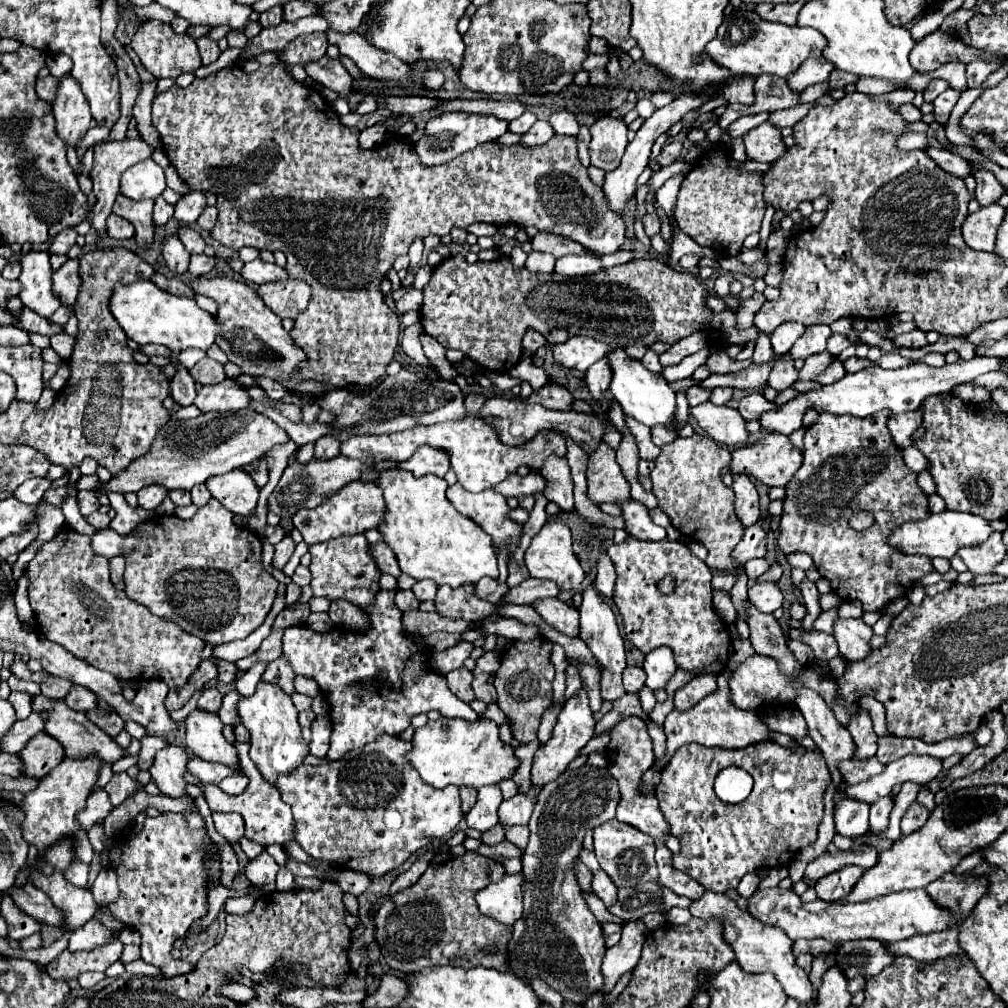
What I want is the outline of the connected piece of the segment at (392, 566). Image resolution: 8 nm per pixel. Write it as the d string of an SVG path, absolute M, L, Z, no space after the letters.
M385 542L373 544L373 546L371 546L371 552L373 552L375 562L377 562L377 566L379 566L381 572L391 574L391 576L395 576L395 578L401 576L401 568L397 566L397 558L395 558L393 550L389 550L389 546L385 546Z

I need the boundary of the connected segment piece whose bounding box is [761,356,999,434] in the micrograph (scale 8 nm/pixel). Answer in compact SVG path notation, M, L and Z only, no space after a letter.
M975 356L971 360L957 360L955 364L945 364L943 368L931 368L927 364L911 364L907 368L899 370L885 370L881 366L871 366L867 370L847 374L843 380L823 386L821 390L811 390L807 394L799 394L787 404L783 404L779 410L765 412L761 416L761 426L771 432L783 432L791 434L803 426L803 414L809 408L815 408L817 412L831 412L831 414L853 414L853 416L871 416L883 408L893 410L893 414L915 410L923 398L939 392L949 392L957 384L971 382L979 374L999 370L999 358L987 358L987 356Z

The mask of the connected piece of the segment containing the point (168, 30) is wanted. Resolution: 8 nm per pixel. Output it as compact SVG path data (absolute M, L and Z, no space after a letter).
M145 20L133 40L131 40L131 48L133 52L139 56L141 64L157 78L177 78L181 74L187 74L187 72L195 72L199 66L201 66L201 58L199 58L199 52L197 52L197 44L193 38L189 38L187 34L177 34L173 32L173 28L161 20Z

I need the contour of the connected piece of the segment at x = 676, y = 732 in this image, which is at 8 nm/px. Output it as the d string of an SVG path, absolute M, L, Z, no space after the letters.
M725 668L717 676L719 688L713 694L705 696L693 710L687 710L687 712L671 710L667 714L667 720L665 720L667 752L659 760L659 764L667 766L669 758L675 754L675 750L689 742L699 742L703 746L719 746L719 748L745 748L751 744L761 744L761 742L773 740L771 738L773 730L769 730L765 726L765 722L761 722L761 716L757 714L757 710L741 710L741 708L733 706L733 702L729 702L729 684L727 684L729 676L731 676L731 670Z

